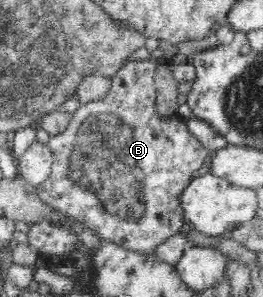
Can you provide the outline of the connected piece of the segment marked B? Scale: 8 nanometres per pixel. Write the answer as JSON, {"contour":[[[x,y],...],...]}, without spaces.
{"contour":[[[147,59],[127,62],[123,67],[116,71],[116,75],[111,78],[111,87],[102,99],[94,100],[84,104],[80,104],[79,108],[73,112],[69,119],[67,128],[61,133],[50,136],[47,142],[47,147],[52,152],[53,163],[51,173],[36,186],[36,192],[45,203],[57,208],[57,210],[67,214],[69,217],[83,223],[87,230],[97,234],[103,241],[115,242],[127,249],[138,252],[145,252],[146,254],[154,255],[154,247],[160,244],[168,237],[180,234],[183,225],[184,212],[180,206],[179,196],[186,185],[189,185],[193,179],[193,173],[199,171],[203,167],[208,155],[208,149],[203,146],[202,141],[189,128],[187,128],[187,118],[179,116],[178,113],[173,115],[159,115],[159,108],[157,108],[157,89],[154,79],[156,72],[156,61]]]}

